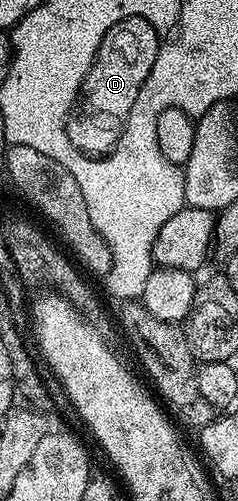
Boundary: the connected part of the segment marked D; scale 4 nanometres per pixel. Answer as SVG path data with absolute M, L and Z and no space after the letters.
M123 18L118 25L104 33L99 46L95 47L92 66L84 78L80 97L72 113L68 115L68 135L74 148L78 148L81 154L86 154L95 160L107 158L116 149L116 145L124 137L128 117L134 108L134 100L138 100L138 92L144 81L148 79L148 73L152 70L159 51L160 38L156 35L153 26L144 18Z

